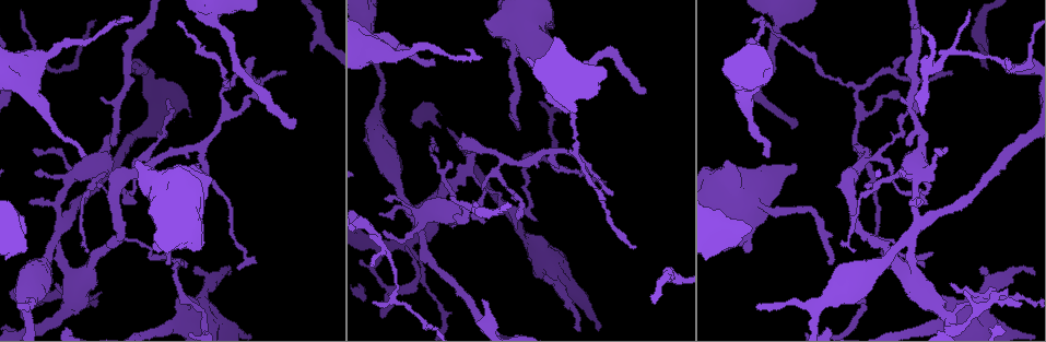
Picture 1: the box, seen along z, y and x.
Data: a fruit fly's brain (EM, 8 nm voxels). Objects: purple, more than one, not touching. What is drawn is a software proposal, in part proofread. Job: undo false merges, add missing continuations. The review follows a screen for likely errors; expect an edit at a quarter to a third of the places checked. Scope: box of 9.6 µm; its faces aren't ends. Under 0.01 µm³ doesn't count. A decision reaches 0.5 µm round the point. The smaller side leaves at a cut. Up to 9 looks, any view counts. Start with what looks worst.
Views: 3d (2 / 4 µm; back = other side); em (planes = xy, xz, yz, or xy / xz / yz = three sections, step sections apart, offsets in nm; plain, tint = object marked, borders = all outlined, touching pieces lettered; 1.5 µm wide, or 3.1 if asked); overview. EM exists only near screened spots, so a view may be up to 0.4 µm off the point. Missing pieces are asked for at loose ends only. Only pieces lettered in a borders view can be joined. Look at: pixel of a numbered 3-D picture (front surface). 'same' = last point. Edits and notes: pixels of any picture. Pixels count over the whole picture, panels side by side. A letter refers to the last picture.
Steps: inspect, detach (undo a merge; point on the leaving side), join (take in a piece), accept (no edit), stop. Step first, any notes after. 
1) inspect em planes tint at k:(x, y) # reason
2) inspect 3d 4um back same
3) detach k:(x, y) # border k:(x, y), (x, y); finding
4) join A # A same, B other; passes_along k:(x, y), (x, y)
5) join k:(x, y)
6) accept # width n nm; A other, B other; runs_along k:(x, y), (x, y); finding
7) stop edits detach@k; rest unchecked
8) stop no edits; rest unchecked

inspect em xy step 4 tint at 1:(827, 263) # end of a long branch

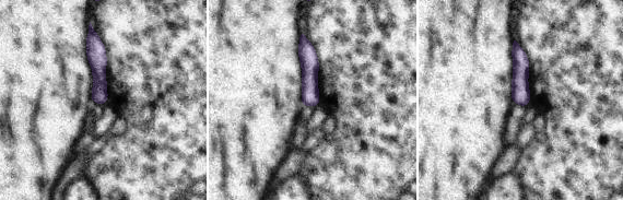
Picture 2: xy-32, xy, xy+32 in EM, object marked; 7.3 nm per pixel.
inspect em planes borders same

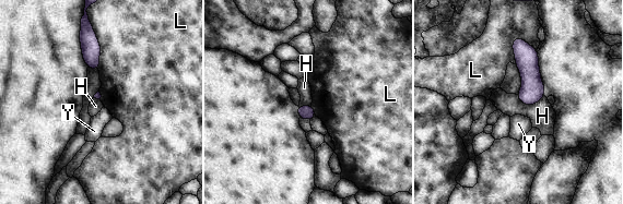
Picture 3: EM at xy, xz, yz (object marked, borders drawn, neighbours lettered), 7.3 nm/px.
accept # H other, L other, Y other; border 3:(543, 95), (530, 105), (516, 96); no lettered piece goes on from it

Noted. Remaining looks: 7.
inspect 3d 4um at 1:(36, 171) # an open end

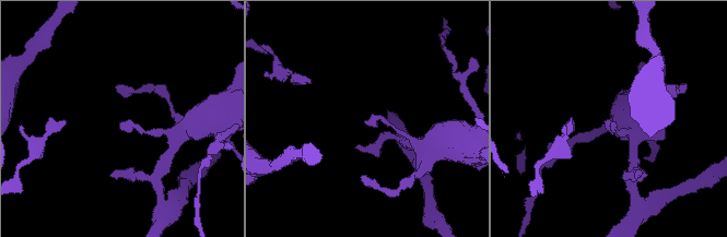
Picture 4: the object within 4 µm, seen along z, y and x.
inspect em xz step 8 tint at 4:(366, 123)

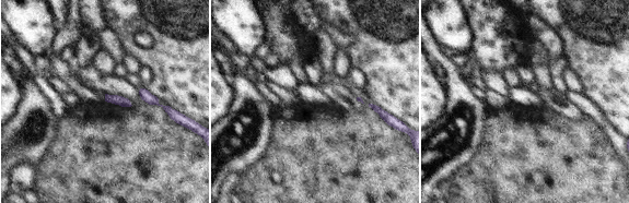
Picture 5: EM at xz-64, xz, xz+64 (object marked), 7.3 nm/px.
inspect em planes borders same # another direction

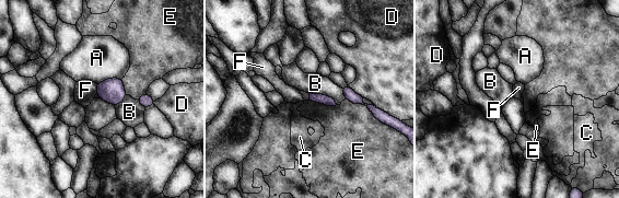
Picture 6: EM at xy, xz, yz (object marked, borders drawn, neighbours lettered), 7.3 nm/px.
accept # width 80 nm; A other, B other, C other, D other, E other, F other; border 6:(346, 98), (363, 104), (382, 123); none of them fits

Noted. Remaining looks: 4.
inspect em xz step 4 tint at 1:(364, 223) # sharp bend

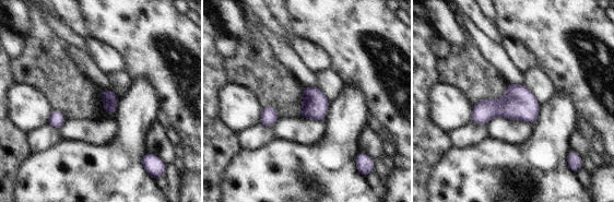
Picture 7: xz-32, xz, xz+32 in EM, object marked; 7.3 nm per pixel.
inspect em planes borders same # cut it another way

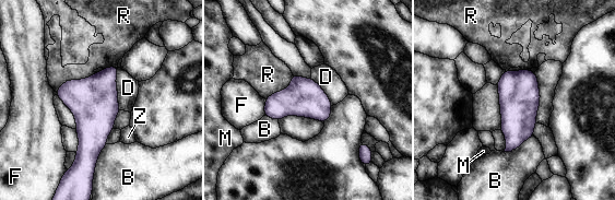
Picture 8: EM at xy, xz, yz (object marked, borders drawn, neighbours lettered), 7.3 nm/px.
accept # B other, D other, F other, M other, R other, Z other; border 8:(107, 144), (97, 159), (92, 187); all the same neuron

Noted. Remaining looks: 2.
inspect em planes tint at 1:(153, 164) # abrupt turn

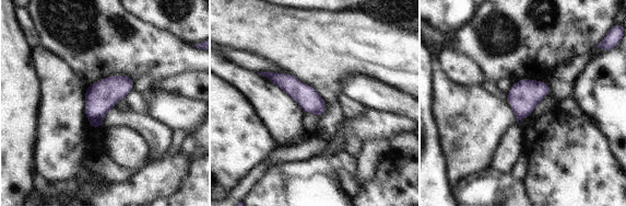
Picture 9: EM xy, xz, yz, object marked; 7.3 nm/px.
inspect em planes borders same # what lies round it

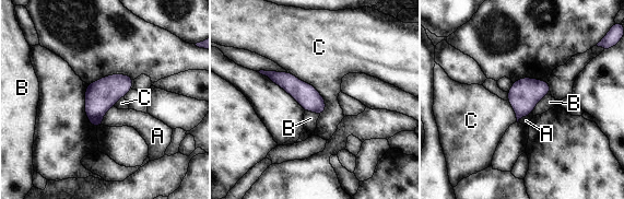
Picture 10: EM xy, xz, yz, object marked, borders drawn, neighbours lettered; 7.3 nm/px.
accept # A other, B other, C other; border 10:(114, 105), (107, 110), (101, 124); continuous, no second neuron

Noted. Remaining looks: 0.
stop no edits; rest unchecked

